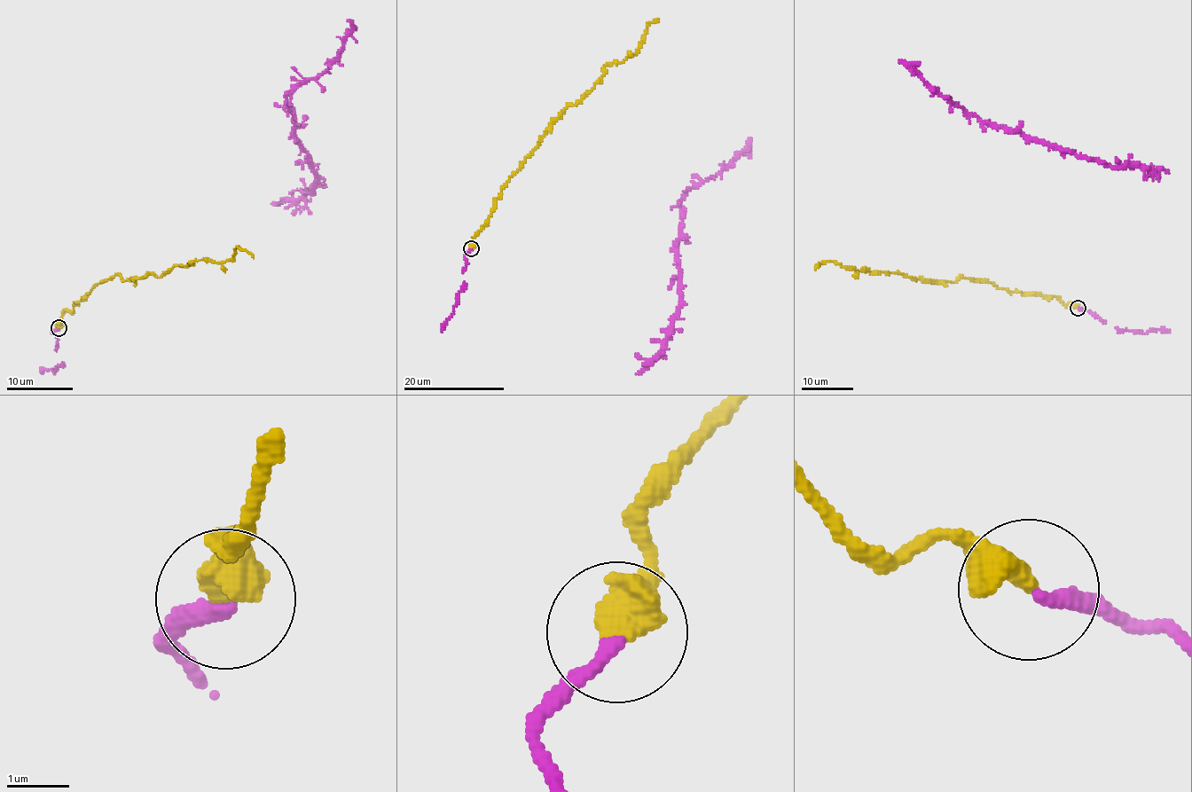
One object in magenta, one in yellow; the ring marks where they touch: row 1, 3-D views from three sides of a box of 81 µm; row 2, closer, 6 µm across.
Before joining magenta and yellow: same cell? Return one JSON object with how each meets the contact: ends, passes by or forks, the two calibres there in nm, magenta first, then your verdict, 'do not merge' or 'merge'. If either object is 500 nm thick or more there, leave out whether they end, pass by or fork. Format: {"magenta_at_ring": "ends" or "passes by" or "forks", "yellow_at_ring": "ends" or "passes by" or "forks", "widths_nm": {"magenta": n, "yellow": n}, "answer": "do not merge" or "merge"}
{"widths_nm": {"magenta": 240, "yellow": 600}, "answer": "merge"}

